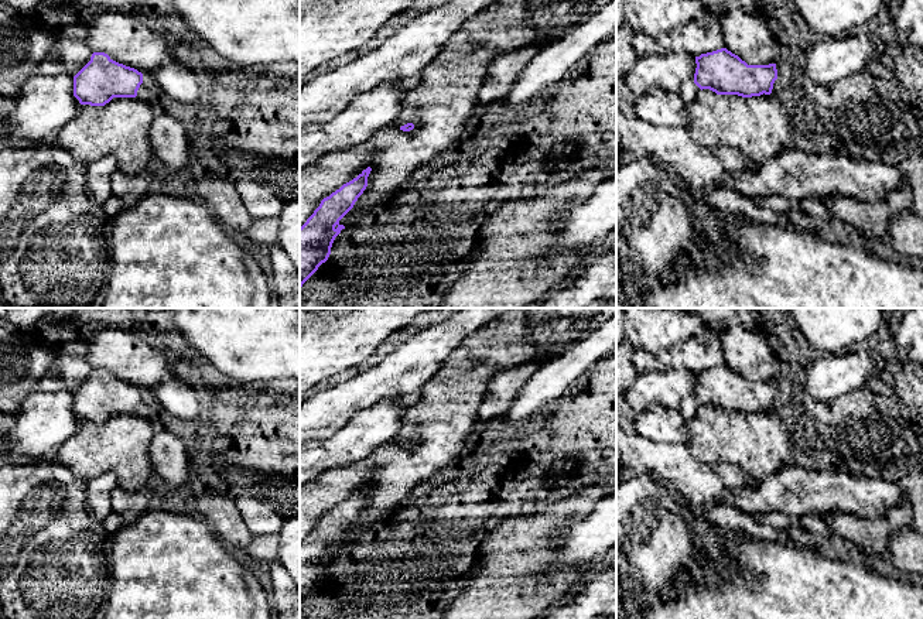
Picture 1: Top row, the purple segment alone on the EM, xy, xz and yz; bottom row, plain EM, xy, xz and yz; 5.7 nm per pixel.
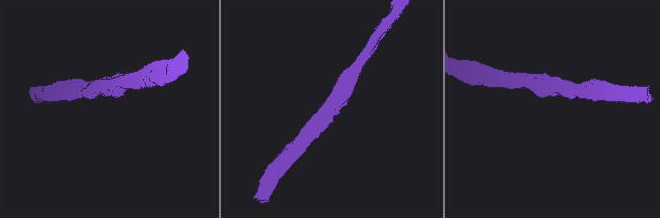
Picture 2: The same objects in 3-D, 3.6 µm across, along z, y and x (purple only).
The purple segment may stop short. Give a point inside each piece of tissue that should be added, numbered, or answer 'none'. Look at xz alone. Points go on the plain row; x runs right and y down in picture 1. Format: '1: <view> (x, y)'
none

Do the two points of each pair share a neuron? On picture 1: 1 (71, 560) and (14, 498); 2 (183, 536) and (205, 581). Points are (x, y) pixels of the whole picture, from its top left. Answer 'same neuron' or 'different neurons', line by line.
1: same neuron
2: same neuron

